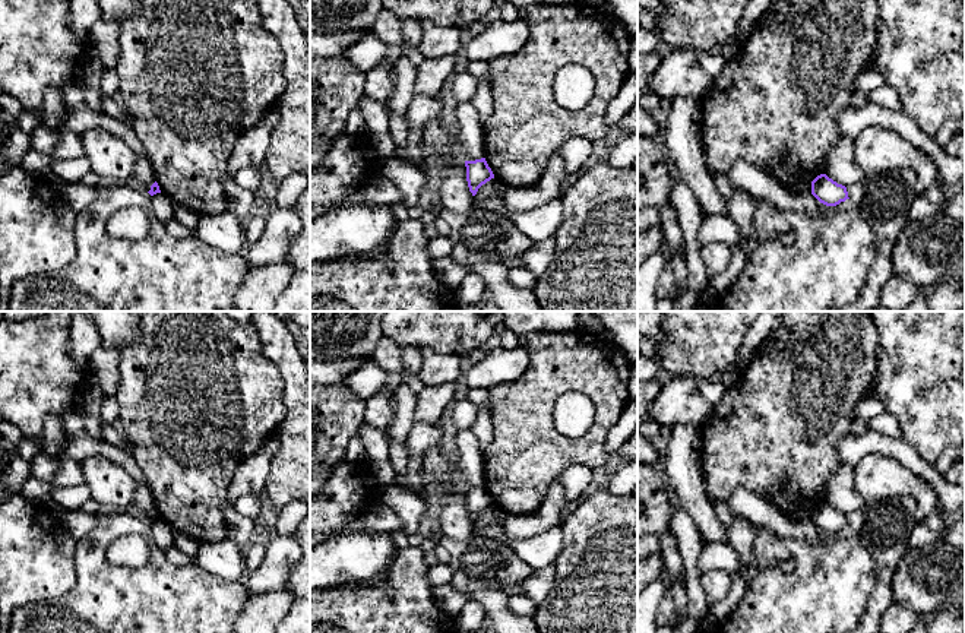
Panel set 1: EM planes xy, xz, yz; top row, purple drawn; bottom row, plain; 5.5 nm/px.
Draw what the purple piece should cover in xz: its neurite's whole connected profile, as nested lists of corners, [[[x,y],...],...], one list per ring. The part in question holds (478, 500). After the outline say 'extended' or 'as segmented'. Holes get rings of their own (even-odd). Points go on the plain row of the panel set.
[[[485,485],[475,488],[465,488],[466,494],[466,509],[472,523],[477,522],[478,516],[494,506],[491,496],[488,494]]] | as segmented

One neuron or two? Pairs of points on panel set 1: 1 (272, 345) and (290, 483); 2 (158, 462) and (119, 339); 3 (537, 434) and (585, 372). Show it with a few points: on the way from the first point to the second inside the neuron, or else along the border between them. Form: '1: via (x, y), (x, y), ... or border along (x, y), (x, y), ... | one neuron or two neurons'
1: via (294, 379), (294, 449) | one neuron
2: border along (141, 326), (141, 335), (122, 351) | two neurons
3: via (537, 415), (537, 405), (566, 376) | one neuron

